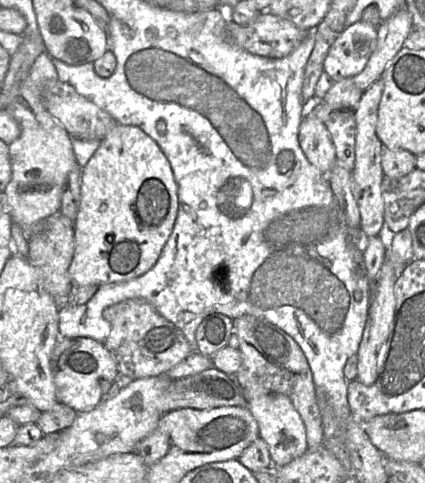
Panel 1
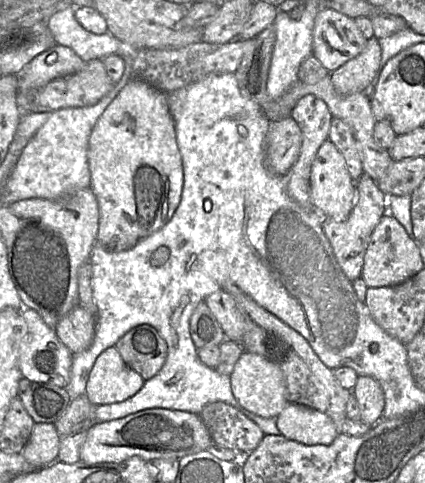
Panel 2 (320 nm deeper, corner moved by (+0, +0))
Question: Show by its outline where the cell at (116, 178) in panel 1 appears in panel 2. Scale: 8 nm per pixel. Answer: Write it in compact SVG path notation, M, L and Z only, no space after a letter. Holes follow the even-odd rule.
M132 77L95 123L87 159L99 207L96 243L111 252L126 251L172 218L181 199L183 168L165 93Z

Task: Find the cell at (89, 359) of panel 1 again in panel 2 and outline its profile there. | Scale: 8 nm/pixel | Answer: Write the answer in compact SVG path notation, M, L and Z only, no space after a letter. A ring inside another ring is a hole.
M22 309L26 333L19 345L18 364L21 376L29 381L66 388L70 380L72 353L59 341L54 330L31 309Z

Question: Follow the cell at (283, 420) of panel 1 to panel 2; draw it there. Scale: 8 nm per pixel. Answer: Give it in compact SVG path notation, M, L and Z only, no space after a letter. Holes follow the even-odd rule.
M243 352L230 375L231 390L246 410L263 418L275 418L288 404L285 379L281 369L263 356Z

